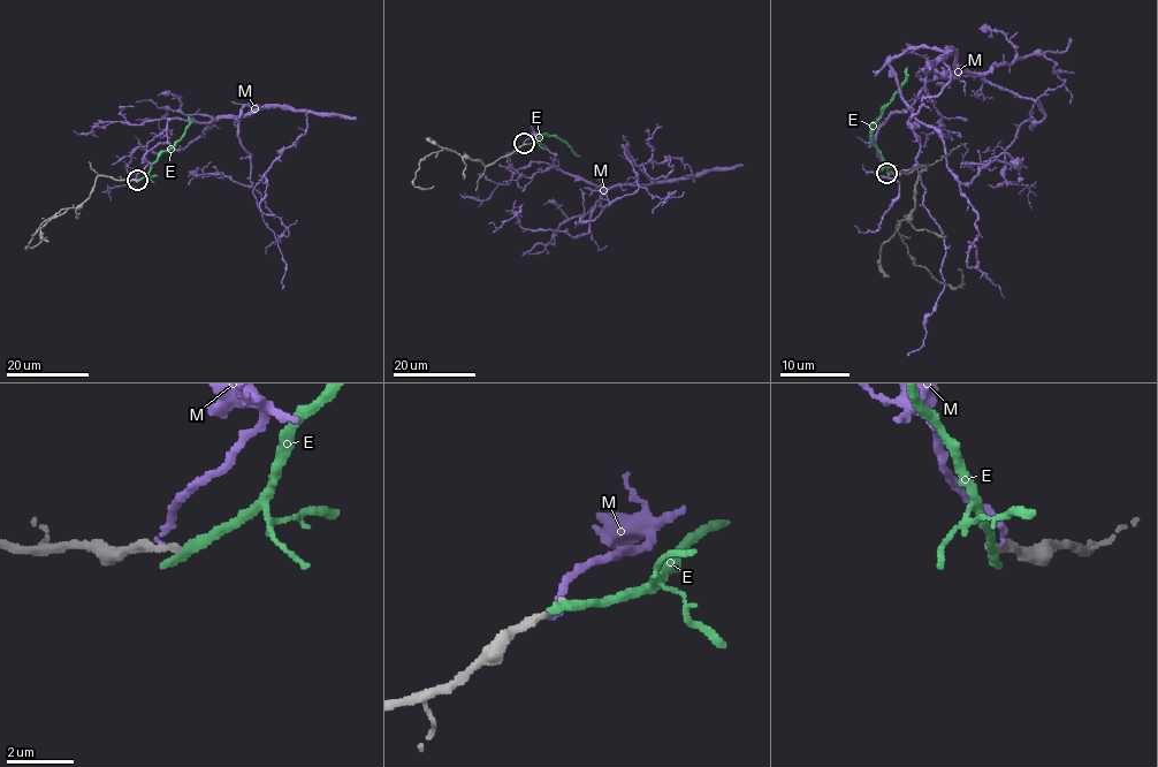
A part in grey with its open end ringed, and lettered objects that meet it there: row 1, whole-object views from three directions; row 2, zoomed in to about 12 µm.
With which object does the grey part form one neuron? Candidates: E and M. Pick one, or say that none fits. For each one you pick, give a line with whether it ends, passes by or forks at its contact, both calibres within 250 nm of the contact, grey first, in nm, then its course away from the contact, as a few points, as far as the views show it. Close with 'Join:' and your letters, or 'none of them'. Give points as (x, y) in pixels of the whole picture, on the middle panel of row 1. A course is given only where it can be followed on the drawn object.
Join: none of them

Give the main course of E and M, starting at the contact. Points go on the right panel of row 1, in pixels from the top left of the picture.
E: (889, 174), (871, 138), (873, 123), (904, 80), (907, 66)
M: (889, 174), (876, 131), (930, 71), (961, 71), (951, 50), (950, 82), (909, 123), (946, 257), (907, 356)

